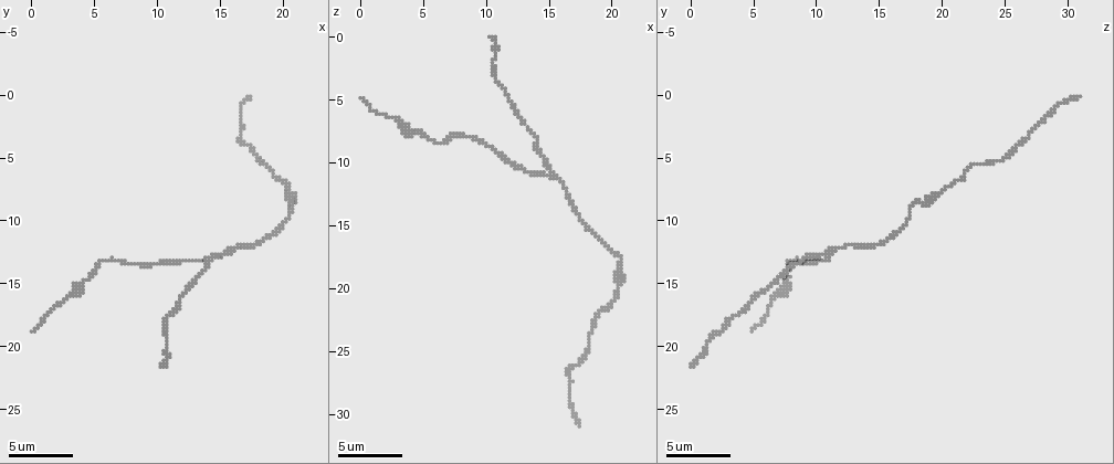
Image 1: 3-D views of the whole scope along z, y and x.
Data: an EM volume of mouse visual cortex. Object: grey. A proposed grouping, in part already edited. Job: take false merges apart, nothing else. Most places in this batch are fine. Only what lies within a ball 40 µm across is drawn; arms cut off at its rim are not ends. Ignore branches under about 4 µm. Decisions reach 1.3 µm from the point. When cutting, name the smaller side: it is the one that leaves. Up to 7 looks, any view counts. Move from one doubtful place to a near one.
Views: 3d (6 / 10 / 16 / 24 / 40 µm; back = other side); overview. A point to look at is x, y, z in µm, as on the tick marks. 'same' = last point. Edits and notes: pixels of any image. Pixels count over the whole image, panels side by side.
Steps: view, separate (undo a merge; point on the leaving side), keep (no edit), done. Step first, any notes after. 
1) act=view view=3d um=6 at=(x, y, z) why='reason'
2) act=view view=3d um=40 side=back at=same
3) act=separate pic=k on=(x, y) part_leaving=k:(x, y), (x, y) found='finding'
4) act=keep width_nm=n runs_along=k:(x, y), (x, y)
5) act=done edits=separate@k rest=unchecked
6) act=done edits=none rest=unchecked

act=view view=3d um=6 at=(15.0, 12.6, 10.4) why='three arms meet'

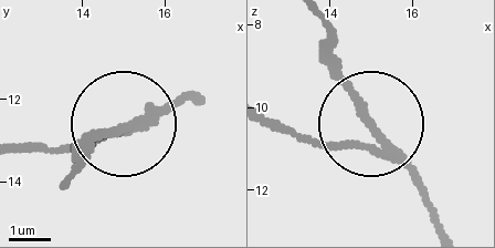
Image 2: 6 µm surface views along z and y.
act=view view=3d um=6 side=back at=(14.90, 12.70, 10.45) why='other side'

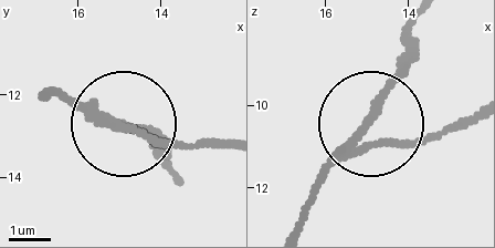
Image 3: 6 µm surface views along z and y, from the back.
act=separate pic=3 on=(160, 146) arms=3 part_leaving=3:(356, 157), (467, 125) found='a second neuron is stuck on'

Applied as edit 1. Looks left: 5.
act=view view=3d um=16 at=(20.8, 8.8, 17.8) why='sudden change in width'

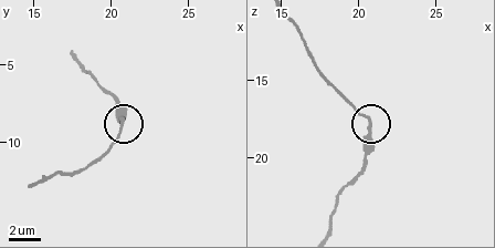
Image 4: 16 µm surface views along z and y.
act=view view=3d um=16 side=back at=(20.6, 8.6, 17.6) why='from behind'

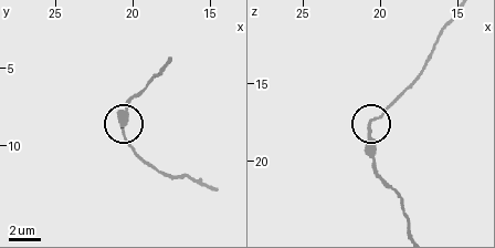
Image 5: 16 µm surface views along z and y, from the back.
act=keep runs_along=5:(423, 70), (370, 123), (371, 158) found='continuous, no second neuron'

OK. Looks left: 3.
act=view view=3d um=10 at=(16.4, 3.6, 26.4) why='thick turns thin'

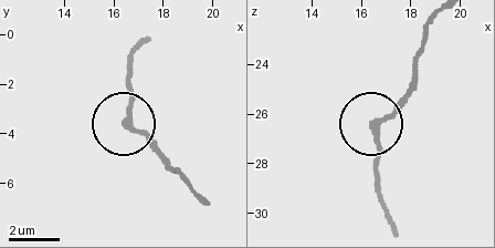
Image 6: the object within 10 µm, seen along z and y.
act=view view=3d um=6 at=(16.5, 3.5, 26.5)

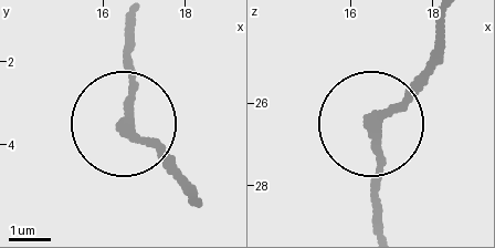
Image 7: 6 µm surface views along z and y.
act=keep runs_along=7:(196, 199), (129, 132), (129, 51) found='continuous, no second neuron'

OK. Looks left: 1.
act=done edits=separate@3 rest=unchecked

